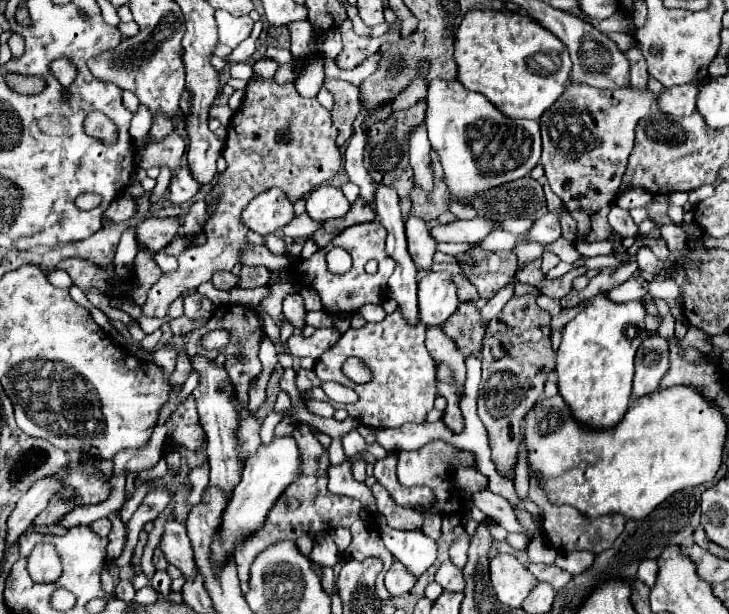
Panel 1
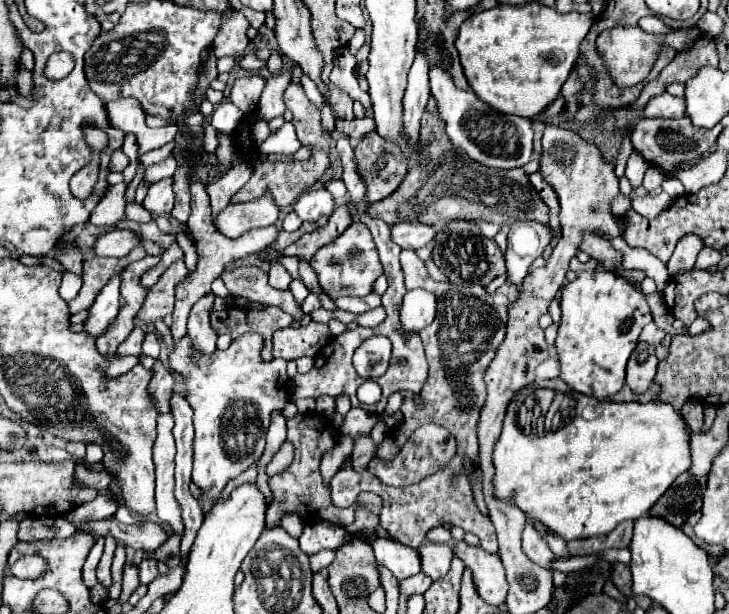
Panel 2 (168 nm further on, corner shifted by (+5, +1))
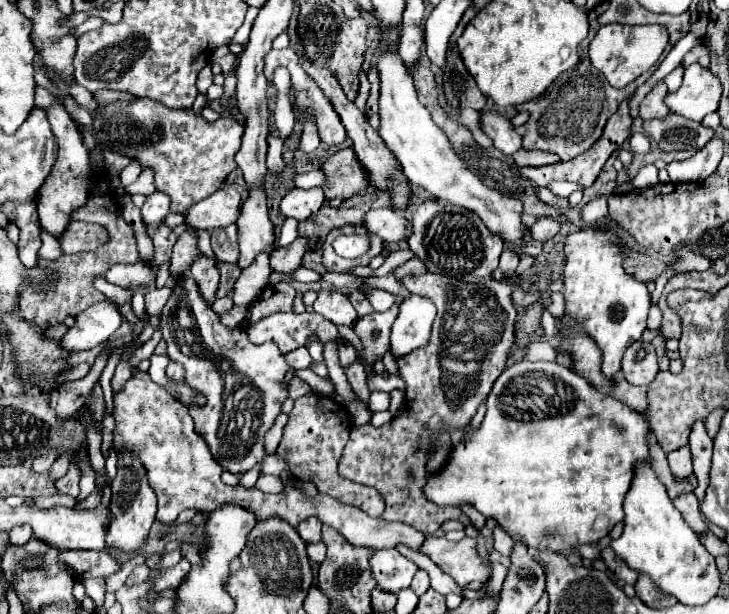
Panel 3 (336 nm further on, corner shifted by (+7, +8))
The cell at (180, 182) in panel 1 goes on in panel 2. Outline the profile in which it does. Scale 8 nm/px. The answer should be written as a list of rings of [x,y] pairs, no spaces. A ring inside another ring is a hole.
[[[168,177],[164,181],[152,183],[146,199],[144,199],[144,207],[154,213],[154,215],[168,215],[174,207],[174,179]]]

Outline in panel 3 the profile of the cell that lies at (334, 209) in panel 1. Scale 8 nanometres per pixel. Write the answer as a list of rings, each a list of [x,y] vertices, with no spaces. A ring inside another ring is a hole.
[[[292,188],[282,198],[280,212],[286,218],[294,218],[294,220],[302,222],[302,220],[310,218],[312,214],[316,214],[316,210],[320,210],[322,204],[324,204],[322,188],[310,188],[310,190]]]

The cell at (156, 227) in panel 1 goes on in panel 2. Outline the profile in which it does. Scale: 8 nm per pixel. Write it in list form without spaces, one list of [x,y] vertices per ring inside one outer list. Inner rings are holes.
[[[114,229],[104,233],[96,245],[94,253],[98,257],[128,257],[132,247],[140,243],[140,235],[130,229]]]

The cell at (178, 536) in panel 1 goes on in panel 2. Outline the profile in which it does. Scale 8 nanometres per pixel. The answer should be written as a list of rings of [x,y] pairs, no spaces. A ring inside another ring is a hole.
[[[102,519],[92,523],[80,523],[78,531],[106,537],[108,533],[116,539],[118,545],[130,545],[134,549],[142,551],[156,551],[168,541],[168,533],[162,529],[162,525],[146,521],[146,525],[124,525],[116,519]]]

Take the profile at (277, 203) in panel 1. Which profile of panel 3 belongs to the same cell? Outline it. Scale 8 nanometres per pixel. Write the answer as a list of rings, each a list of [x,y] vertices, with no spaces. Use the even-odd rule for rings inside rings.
[[[224,186],[216,190],[216,194],[192,204],[182,212],[184,222],[190,228],[224,228],[236,222],[236,214],[240,212],[240,192],[234,186]]]

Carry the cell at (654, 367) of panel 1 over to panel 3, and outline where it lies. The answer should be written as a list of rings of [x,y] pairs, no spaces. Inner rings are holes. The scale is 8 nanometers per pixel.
[[[634,342],[624,358],[622,358],[622,376],[634,384],[644,386],[650,384],[658,374],[658,362],[656,362],[656,350],[650,342]]]

